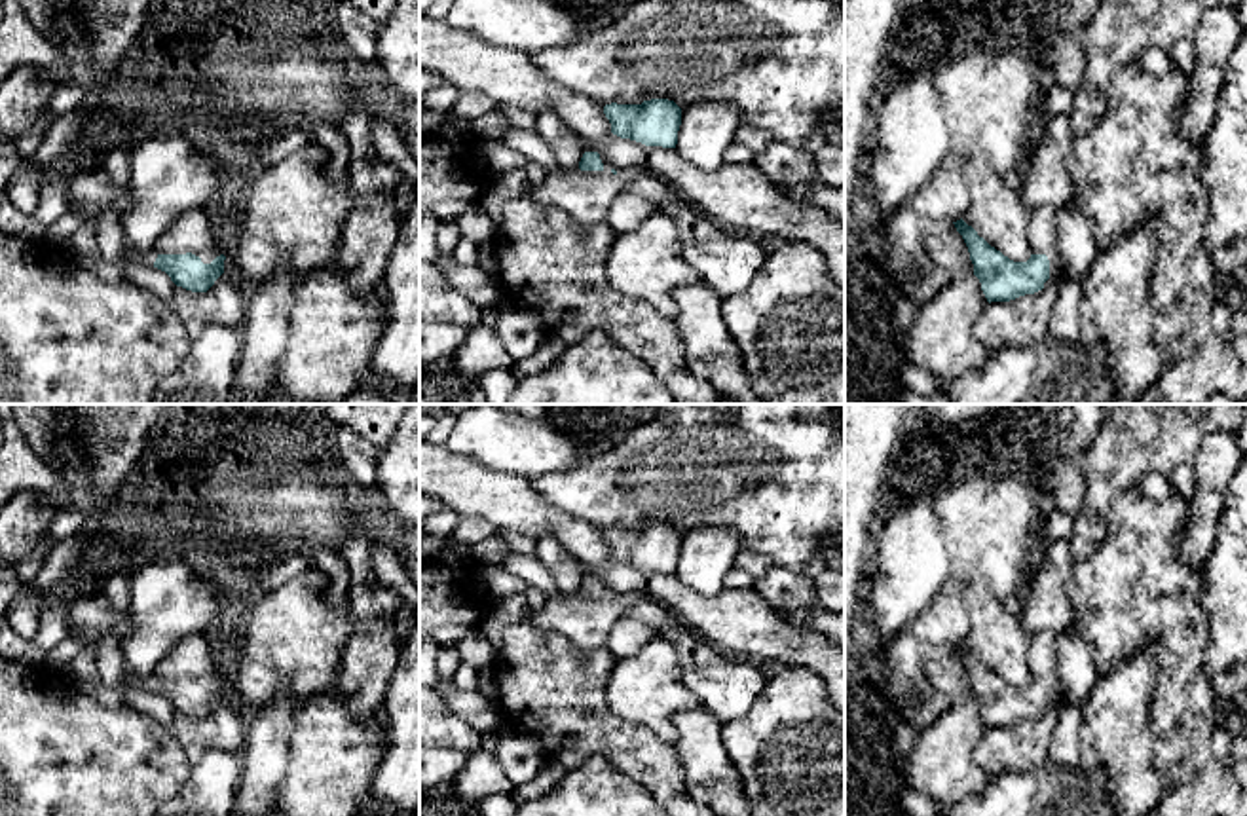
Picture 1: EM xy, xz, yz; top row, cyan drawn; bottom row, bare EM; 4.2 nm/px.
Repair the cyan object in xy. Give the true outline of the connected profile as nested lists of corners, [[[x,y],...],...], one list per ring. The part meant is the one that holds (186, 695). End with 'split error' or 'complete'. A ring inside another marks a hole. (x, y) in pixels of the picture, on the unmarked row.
[[[207,634],[184,636],[146,677],[125,664],[123,677],[137,689],[165,696],[177,712],[192,717],[207,717],[224,698],[226,685]]]; split error

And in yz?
[[[1038,632],[1031,636],[1027,649],[1031,683],[1027,687],[1014,687],[1004,681],[962,643],[953,647],[968,672],[974,700],[979,704],[989,729],[1034,719],[1042,715],[1055,698],[1065,700],[1065,685],[1057,662],[1059,638],[1061,632]]]; split error

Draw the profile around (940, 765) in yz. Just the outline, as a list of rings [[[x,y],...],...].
[[[974,698],[947,710],[917,733],[913,750],[900,759],[905,786],[941,805],[983,791],[993,778],[976,763],[974,748],[985,731],[987,723]]]

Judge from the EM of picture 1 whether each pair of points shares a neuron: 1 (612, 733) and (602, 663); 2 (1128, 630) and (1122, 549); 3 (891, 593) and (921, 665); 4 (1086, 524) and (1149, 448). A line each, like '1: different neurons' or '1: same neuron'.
1: same neuron
2: same neuron
3: different neurons
4: same neuron

